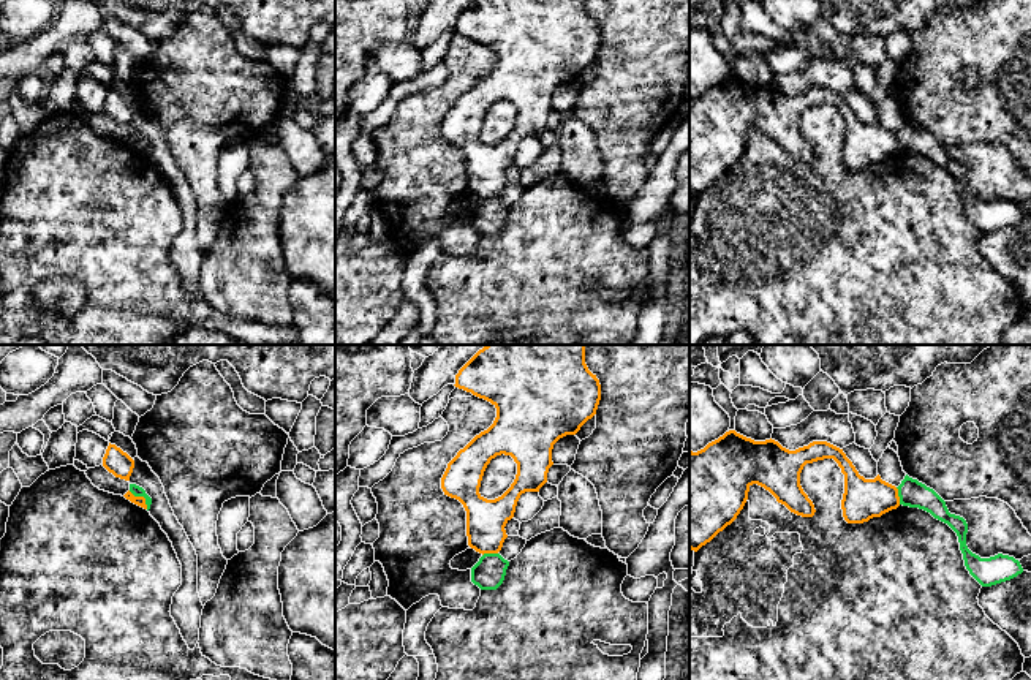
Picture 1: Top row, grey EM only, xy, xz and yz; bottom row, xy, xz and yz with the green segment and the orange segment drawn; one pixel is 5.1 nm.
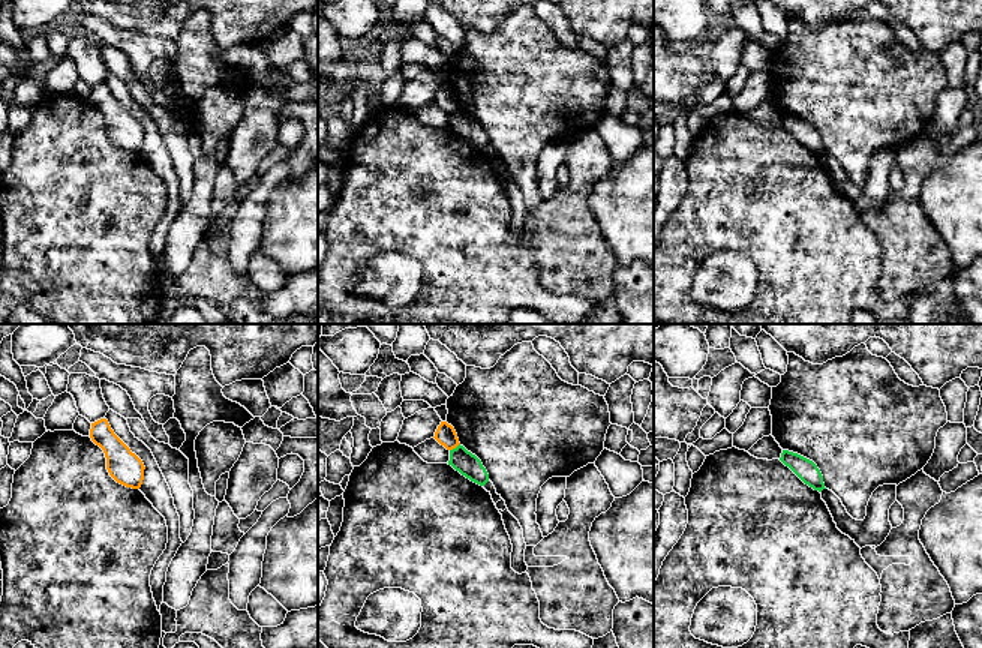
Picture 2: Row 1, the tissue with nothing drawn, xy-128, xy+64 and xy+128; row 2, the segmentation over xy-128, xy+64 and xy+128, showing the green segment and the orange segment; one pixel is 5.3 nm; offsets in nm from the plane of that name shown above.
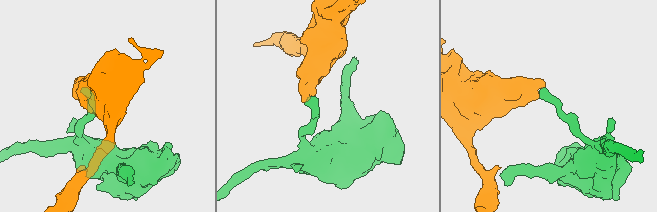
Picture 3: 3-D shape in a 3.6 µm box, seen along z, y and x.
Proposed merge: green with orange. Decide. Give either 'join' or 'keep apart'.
keep apart

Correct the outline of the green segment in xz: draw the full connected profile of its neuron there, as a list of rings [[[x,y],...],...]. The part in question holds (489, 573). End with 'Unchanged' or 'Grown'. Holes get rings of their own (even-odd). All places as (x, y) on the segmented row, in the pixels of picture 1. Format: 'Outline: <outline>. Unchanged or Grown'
Outline: [[[484,553],[471,568],[471,582],[481,590],[497,590],[506,576],[509,561],[500,553]]]. Unchanged

